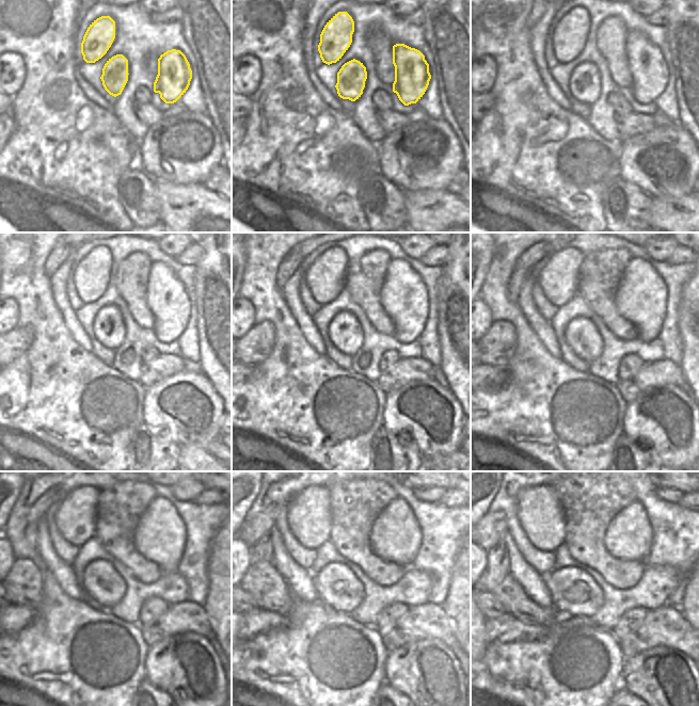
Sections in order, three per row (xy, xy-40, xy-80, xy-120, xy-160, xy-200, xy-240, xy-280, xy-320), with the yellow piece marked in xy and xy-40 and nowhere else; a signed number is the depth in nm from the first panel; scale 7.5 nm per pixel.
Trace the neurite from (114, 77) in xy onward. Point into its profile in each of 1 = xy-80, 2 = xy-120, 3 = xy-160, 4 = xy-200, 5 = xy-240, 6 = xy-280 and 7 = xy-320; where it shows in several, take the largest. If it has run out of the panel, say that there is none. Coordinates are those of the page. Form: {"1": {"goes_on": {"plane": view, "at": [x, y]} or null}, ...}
{"1": {"goes_on": {"plane": "xy-80", "at": [585, 86]}}, "2": {"goes_on": {"plane": "xy-120", "at": [108, 327]}}, "3": {"goes_on": {"plane": "xy-160", "at": [345, 332]}}, "4": {"goes_on": {"plane": "xy-200", "at": [582, 335]}}, "5": {"goes_on": {"plane": "xy-240", "at": [100, 580]}}, "6": {"goes_on": {"plane": "xy-280", "at": [333, 583]}}, "7": {"goes_on": {"plane": "xy-320", "at": [568, 586]}}}

